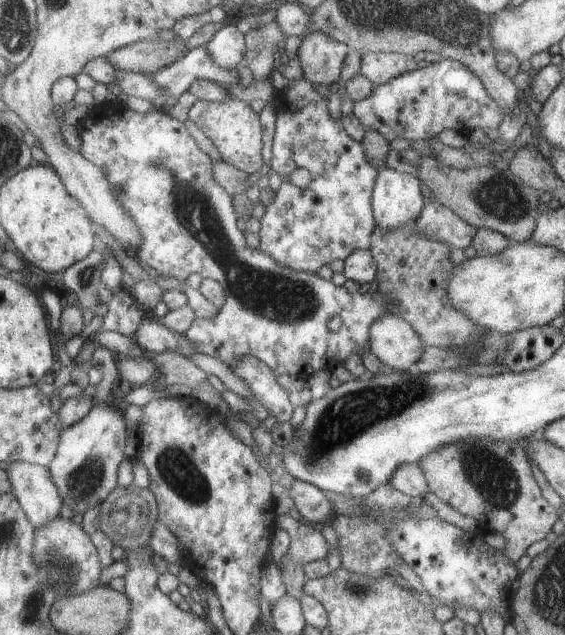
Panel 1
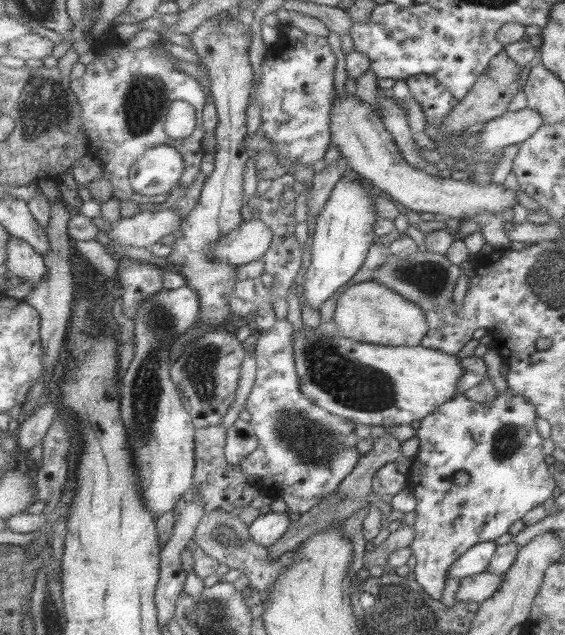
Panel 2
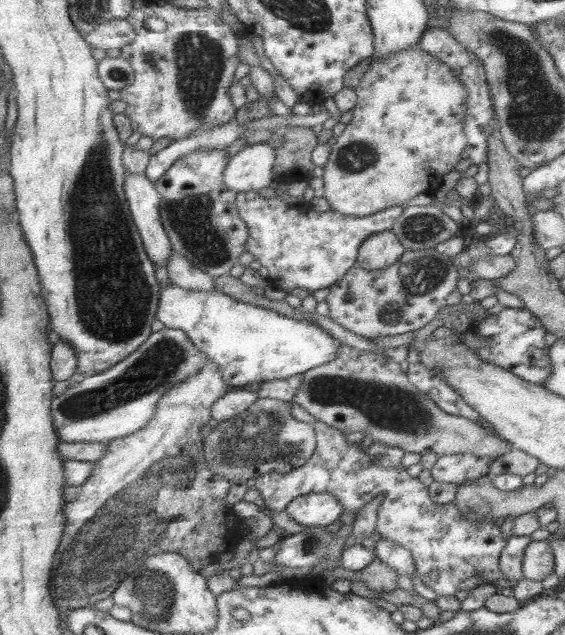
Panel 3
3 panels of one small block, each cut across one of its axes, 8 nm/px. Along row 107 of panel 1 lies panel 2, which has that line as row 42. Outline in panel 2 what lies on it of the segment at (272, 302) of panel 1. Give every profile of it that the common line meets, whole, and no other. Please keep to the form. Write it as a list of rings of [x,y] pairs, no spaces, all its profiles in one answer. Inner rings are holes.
[[[110,30],[104,31],[100,38],[92,42],[92,51],[99,54],[93,62],[87,64],[83,78],[72,80],[72,89],[83,108],[85,130],[89,134],[88,150],[92,158],[97,158],[103,168],[103,177],[111,180],[114,197],[119,200],[131,200],[139,205],[144,203],[163,204],[171,194],[144,196],[135,192],[130,182],[130,170],[144,152],[151,148],[167,144],[182,152],[185,158],[185,173],[181,186],[193,185],[202,174],[201,162],[207,150],[203,150],[204,110],[208,102],[208,93],[202,82],[197,81],[175,68],[179,59],[167,50],[168,45],[154,44],[135,49],[128,46],[128,40],[121,40]],[[176,100],[186,100],[195,108],[198,118],[195,132],[184,139],[174,139],[167,134],[165,123],[170,108]]]

